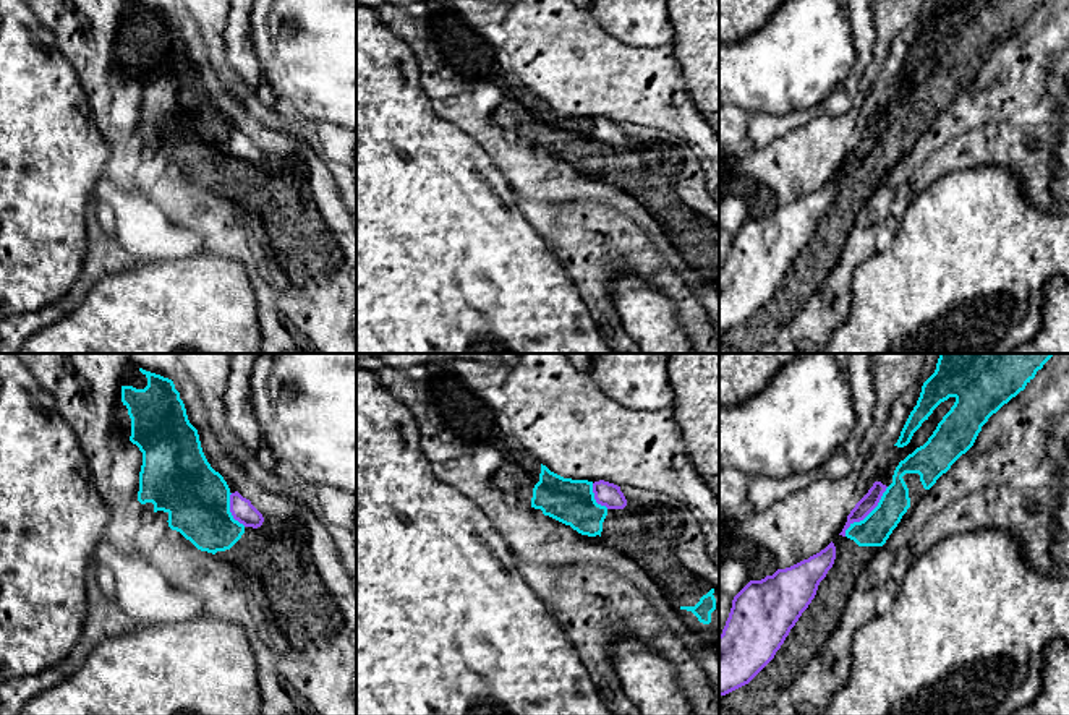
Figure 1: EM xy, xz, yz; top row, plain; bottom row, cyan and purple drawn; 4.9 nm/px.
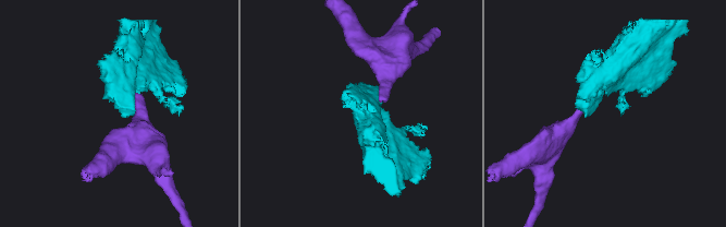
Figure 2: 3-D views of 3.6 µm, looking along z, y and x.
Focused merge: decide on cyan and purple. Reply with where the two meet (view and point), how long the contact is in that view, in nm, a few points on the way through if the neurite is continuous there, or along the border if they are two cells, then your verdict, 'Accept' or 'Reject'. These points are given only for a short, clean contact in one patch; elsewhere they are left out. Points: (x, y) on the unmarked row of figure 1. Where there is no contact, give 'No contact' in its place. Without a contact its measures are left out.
Touches cyan at yz (868, 151). Shared border 340 nm. Boundary: yz (888, 124), (880, 138), (862, 156), (856, 158), (844, 172). Reject

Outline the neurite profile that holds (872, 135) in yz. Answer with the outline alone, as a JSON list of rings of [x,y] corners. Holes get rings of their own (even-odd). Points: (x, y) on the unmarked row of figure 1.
[[[875,118],[868,130],[855,141],[855,144],[847,152],[847,159],[839,172],[845,173],[845,167],[854,161],[863,157],[879,139],[886,122]]]

